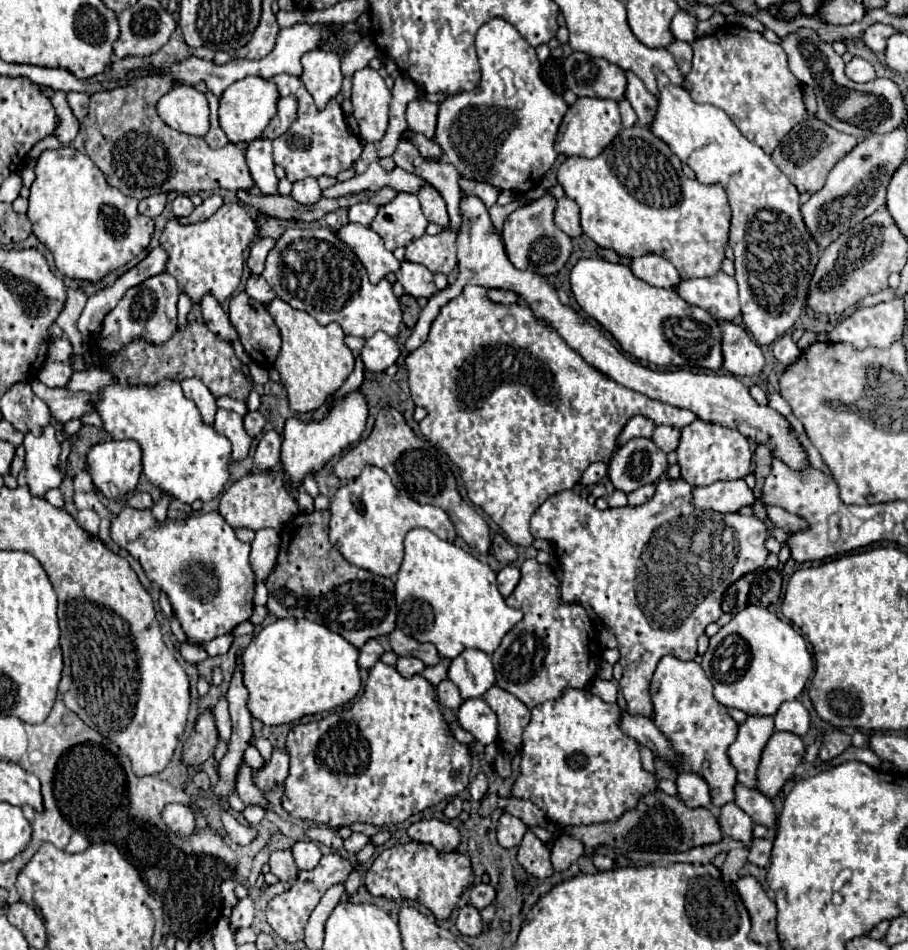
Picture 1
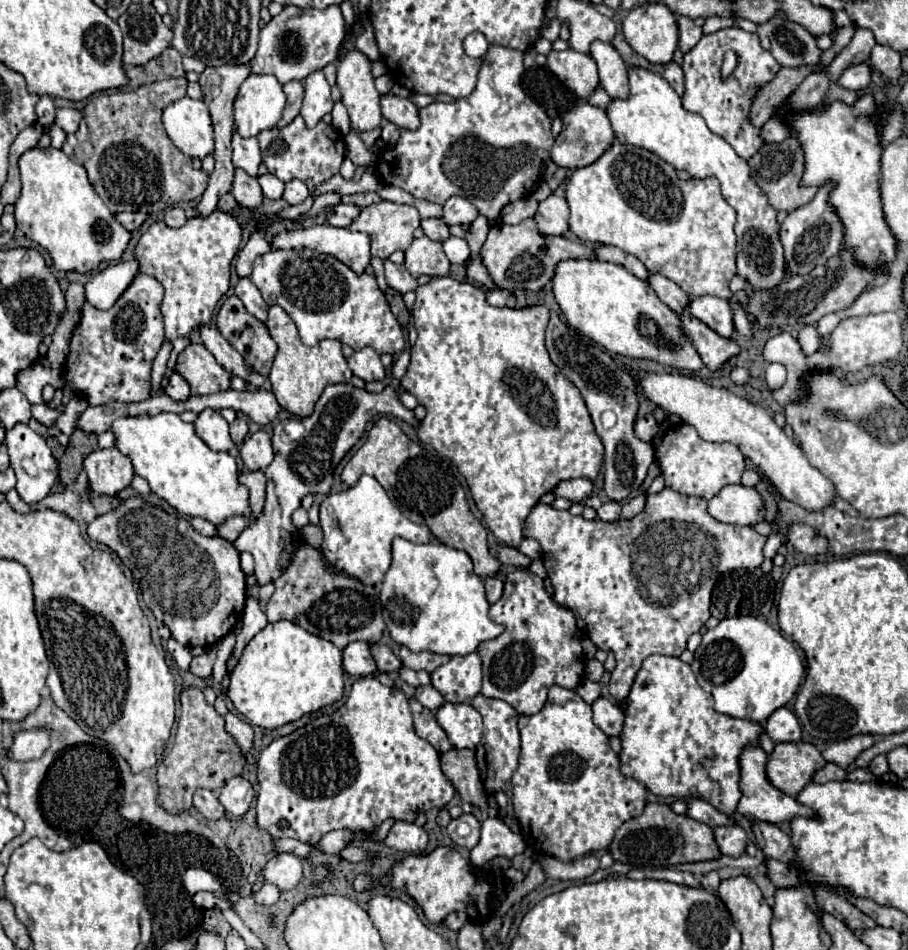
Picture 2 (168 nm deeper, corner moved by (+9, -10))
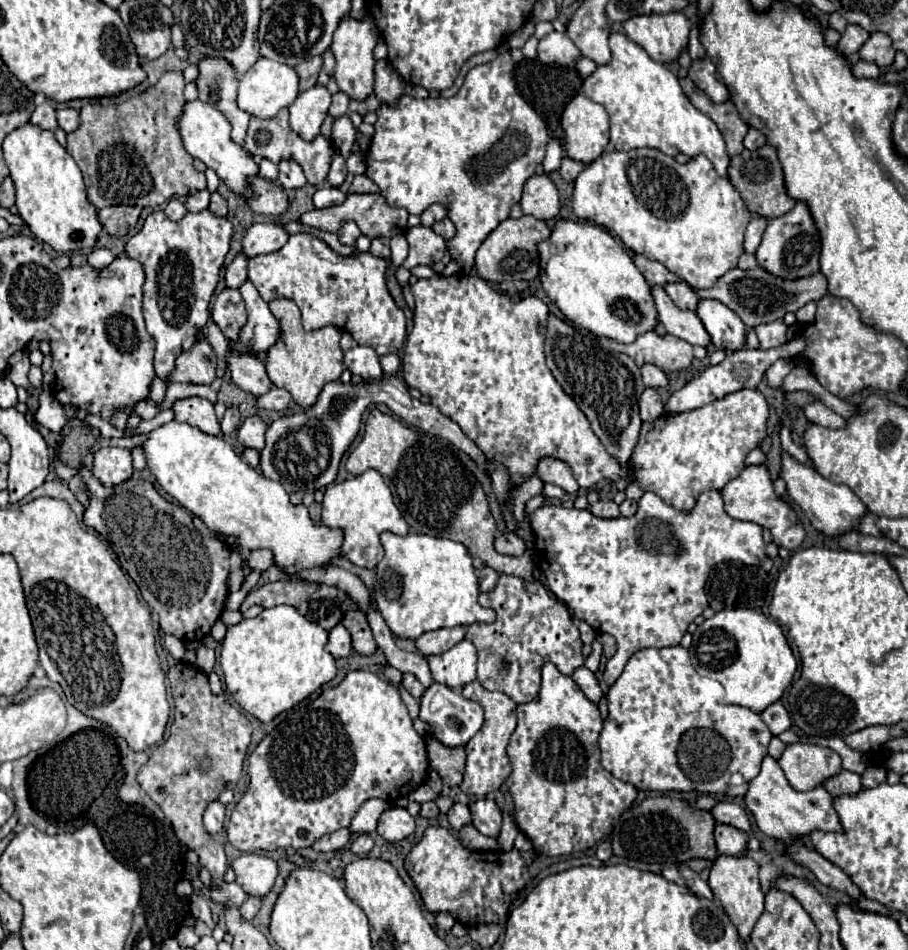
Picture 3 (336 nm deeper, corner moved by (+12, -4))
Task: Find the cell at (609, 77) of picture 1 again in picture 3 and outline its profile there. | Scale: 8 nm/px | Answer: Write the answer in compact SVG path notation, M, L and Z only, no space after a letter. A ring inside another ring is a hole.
M552 30L548 36L538 40L538 60L544 64L558 64L568 66L574 64L582 54L576 50L576 44L564 34Z

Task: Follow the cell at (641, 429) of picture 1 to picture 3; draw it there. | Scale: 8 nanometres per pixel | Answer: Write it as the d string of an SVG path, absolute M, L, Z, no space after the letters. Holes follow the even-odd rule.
M646 388L640 398L640 418L642 422L654 422L664 412L664 402L654 388Z

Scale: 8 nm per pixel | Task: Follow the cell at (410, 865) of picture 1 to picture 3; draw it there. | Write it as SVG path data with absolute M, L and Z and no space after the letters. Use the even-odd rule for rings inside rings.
M428 826L422 840L412 846L406 856L406 872L414 880L422 902L428 912L450 912L464 926L496 924L506 916L512 894L516 894L530 882L526 862L516 848L508 854L498 852L476 852L464 848L460 840L442 826Z

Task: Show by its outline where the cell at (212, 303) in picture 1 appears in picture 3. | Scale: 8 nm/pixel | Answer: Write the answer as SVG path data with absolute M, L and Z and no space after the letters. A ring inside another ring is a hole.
M230 352L226 358L226 366L228 366L236 386L242 388L244 392L252 394L254 398L260 398L262 394L266 394L272 388L272 382L268 382L264 364L250 354Z

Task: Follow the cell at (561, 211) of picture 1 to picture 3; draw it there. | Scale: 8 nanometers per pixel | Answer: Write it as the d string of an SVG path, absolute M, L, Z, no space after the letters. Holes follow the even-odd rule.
M534 174L524 184L520 206L524 214L530 214L540 220L556 218L560 210L558 190L546 174Z

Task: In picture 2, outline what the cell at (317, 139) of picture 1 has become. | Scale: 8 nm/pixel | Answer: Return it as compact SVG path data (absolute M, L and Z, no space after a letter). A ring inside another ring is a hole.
M297 116L291 124L281 130L265 130L257 136L263 164L271 174L275 174L281 182L291 182L293 178L303 180L309 190L317 184L329 180L333 174L339 174L339 166L345 158L345 140L343 136L323 120L315 128L307 128L303 118Z

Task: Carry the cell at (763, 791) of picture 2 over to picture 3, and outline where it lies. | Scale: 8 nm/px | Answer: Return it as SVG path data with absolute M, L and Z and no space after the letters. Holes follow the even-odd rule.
M766 756L762 760L762 770L760 774L750 782L748 794L744 796L748 810L754 814L758 828L778 840L778 842L786 842L792 844L798 838L806 838L810 836L814 830L822 830L822 832L842 832L842 824L838 818L838 812L834 810L834 798L828 794L828 790L824 790L824 786L816 786L808 792L798 792L790 786L788 778L784 776L782 768L778 766L778 762L772 756Z

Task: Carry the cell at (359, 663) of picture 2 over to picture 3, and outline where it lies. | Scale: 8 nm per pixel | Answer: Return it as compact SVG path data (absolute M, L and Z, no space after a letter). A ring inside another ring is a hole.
M336 624L332 630L328 630L326 650L334 658L346 658L350 654L350 650L352 650L352 638L350 638L348 630L342 624Z

